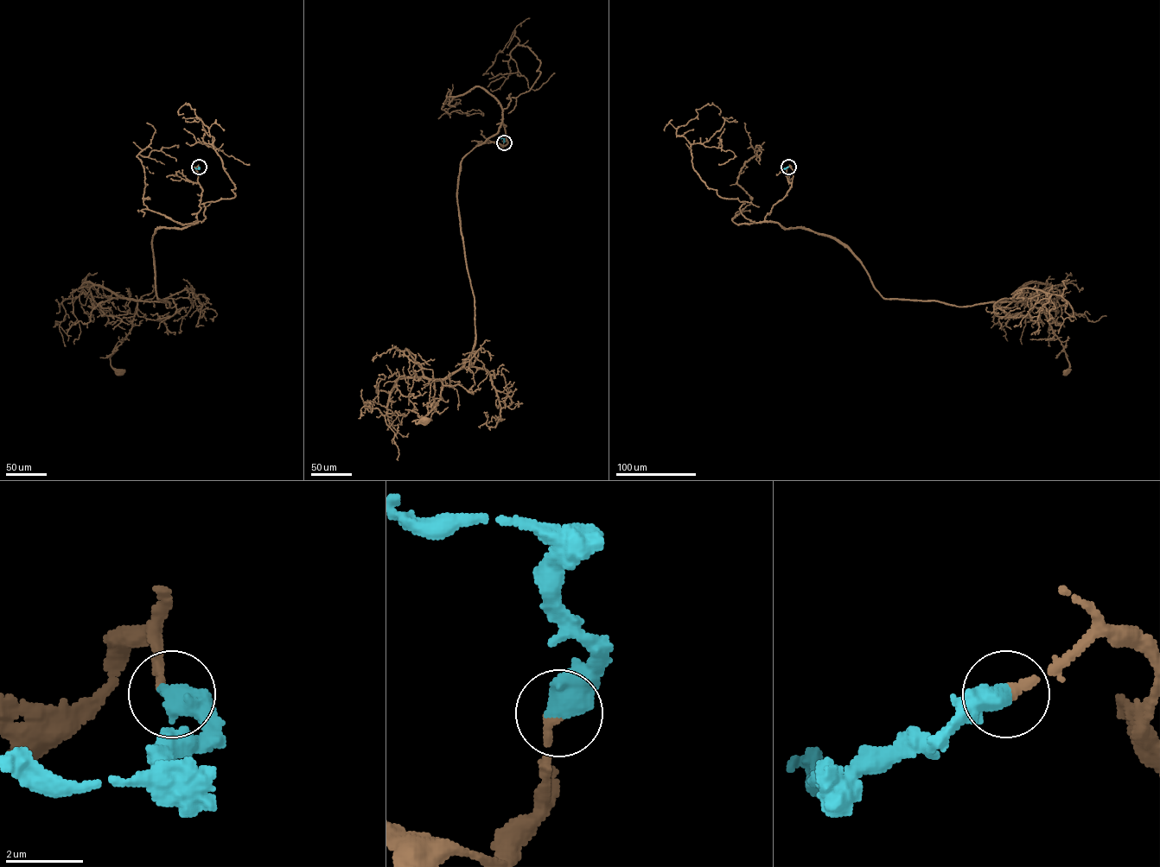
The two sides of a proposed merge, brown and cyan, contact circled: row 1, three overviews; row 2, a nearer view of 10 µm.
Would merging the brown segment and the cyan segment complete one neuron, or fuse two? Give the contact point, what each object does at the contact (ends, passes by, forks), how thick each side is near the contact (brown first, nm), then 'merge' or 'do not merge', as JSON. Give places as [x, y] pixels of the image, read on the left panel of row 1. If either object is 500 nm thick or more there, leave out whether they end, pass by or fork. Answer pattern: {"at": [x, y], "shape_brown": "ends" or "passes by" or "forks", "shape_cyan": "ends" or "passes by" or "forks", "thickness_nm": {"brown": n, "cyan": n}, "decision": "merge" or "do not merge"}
{"at": [199, 167], "thickness_nm": {"brown": 240, "cyan": 650}, "decision": "merge"}

